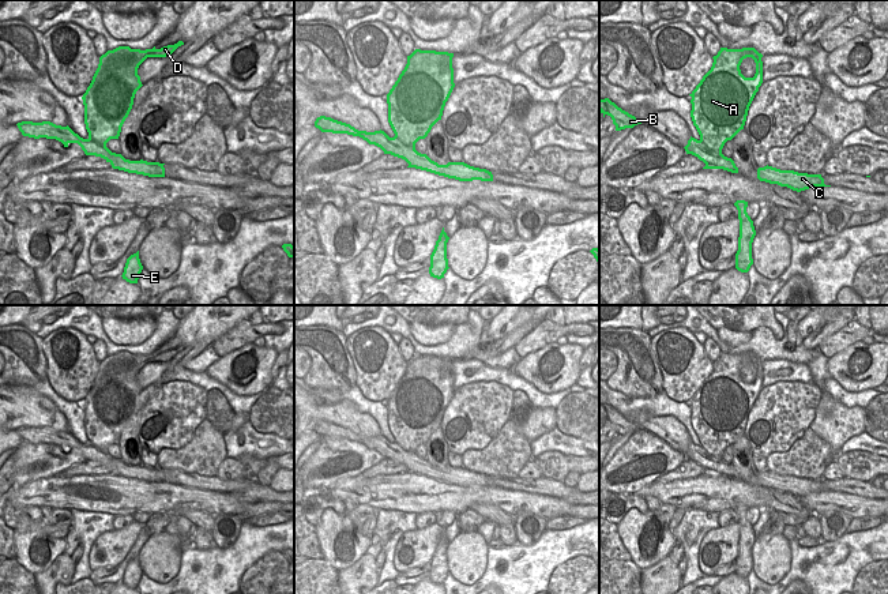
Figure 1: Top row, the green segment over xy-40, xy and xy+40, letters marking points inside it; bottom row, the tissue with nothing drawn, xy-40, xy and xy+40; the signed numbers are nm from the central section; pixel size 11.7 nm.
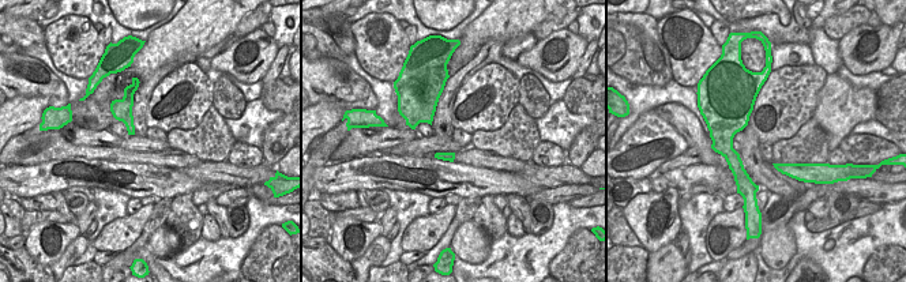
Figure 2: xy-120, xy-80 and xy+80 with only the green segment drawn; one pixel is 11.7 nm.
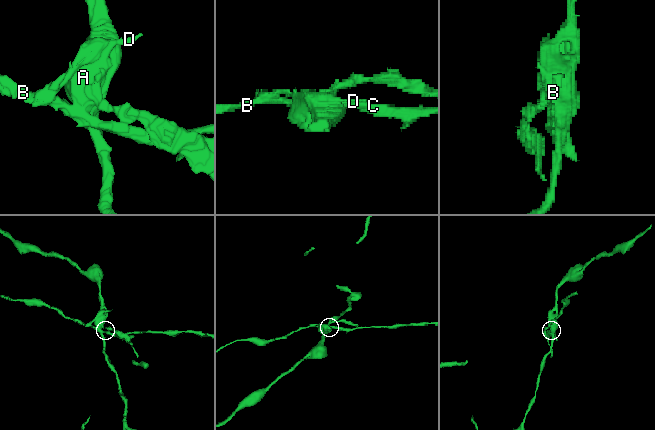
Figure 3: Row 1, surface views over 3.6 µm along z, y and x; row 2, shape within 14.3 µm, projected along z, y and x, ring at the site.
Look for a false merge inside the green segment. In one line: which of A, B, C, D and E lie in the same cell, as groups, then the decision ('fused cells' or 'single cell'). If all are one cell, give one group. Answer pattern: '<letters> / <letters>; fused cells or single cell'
A D E / B C; fused cells

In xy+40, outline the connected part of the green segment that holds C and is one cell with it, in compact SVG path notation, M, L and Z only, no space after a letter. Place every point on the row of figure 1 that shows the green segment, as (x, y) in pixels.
M772 166L757 169L757 178L770 184L787 187L793 191L801 192L814 187L831 187L824 184L821 174L798 173L794 170L780 170Z

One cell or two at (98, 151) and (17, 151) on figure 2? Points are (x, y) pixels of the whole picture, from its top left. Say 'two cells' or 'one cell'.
one cell

